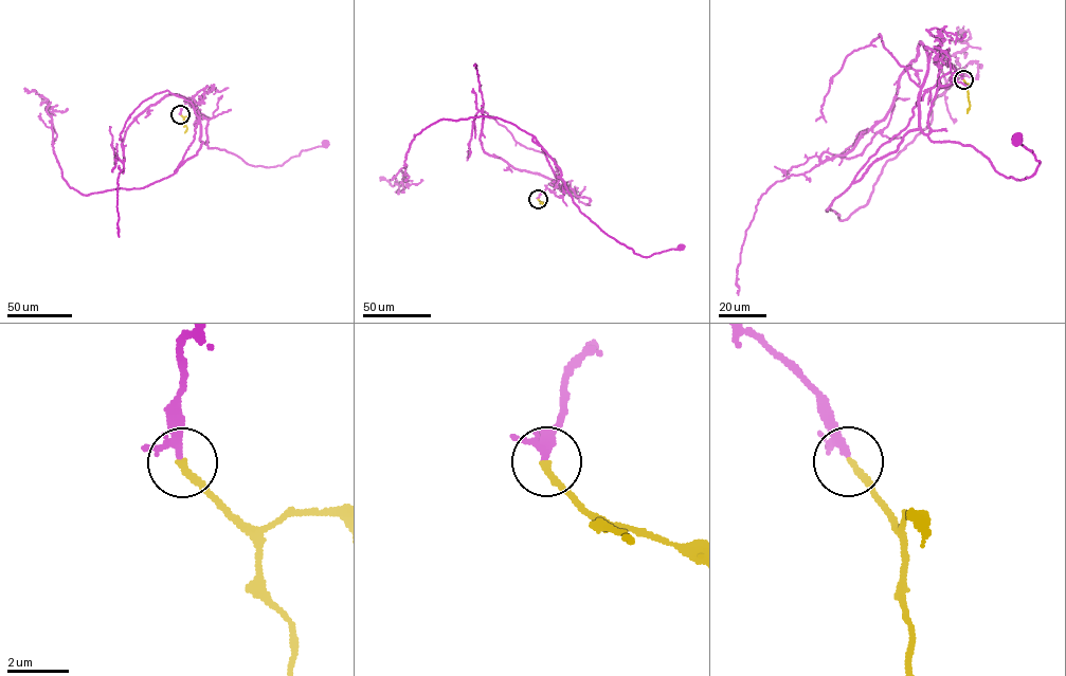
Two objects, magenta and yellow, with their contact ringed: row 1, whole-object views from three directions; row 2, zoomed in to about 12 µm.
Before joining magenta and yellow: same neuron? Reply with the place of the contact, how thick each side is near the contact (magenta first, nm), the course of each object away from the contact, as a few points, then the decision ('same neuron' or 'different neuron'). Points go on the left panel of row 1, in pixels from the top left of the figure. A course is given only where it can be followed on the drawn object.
(180, 114) | 200/240 nm | magenta via (180, 114), (192, 104), (208, 120), (208, 147), (254, 166), (282, 165), (325, 143) | yellow via (180, 114), (187, 128), (184, 132) | same neuron

